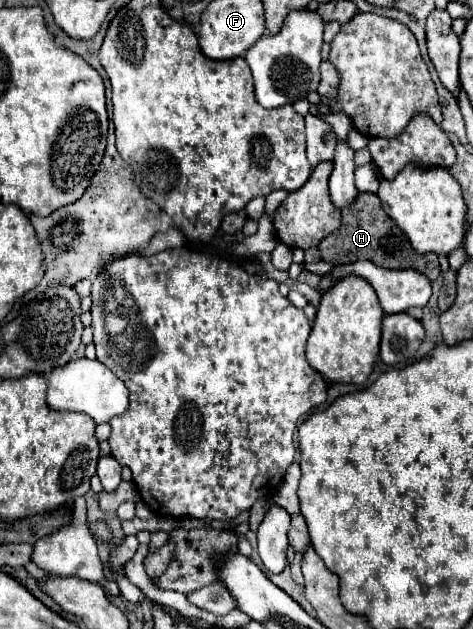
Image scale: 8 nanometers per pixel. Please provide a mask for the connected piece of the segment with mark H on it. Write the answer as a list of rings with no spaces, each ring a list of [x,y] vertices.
[[[360,193],[352,207],[342,209],[340,229],[334,231],[330,237],[324,237],[318,245],[318,249],[320,249],[320,259],[326,263],[334,263],[334,265],[352,263],[356,259],[368,259],[378,267],[416,269],[422,275],[426,275],[430,281],[436,281],[440,275],[438,255],[416,253],[412,249],[408,237],[404,235],[404,231],[388,217],[388,213],[382,209],[382,203],[372,193]]]

